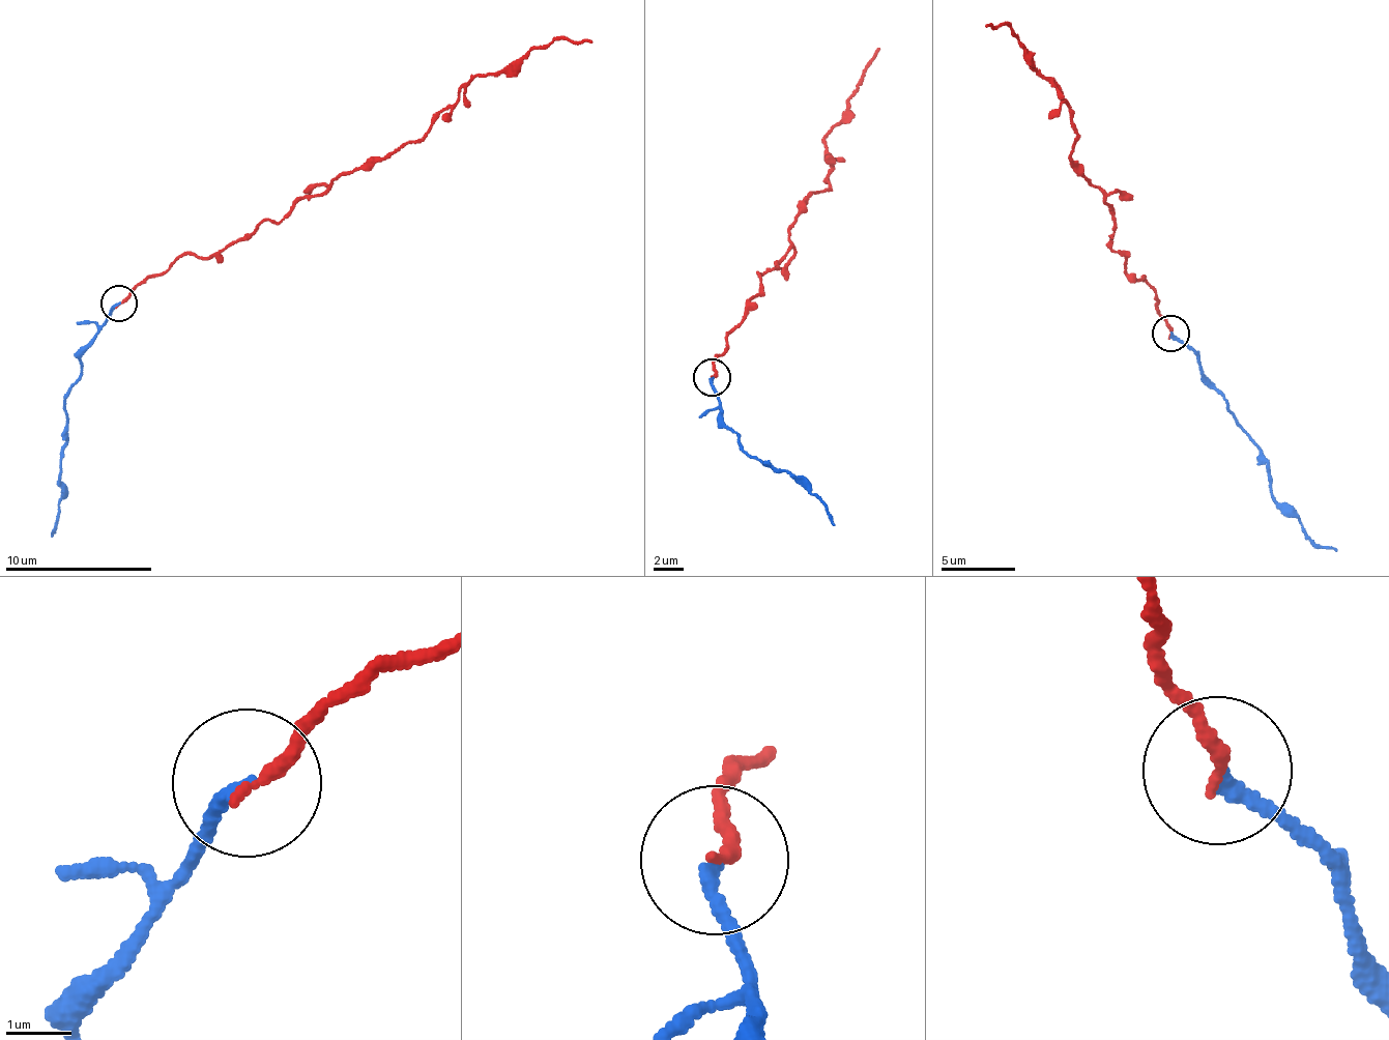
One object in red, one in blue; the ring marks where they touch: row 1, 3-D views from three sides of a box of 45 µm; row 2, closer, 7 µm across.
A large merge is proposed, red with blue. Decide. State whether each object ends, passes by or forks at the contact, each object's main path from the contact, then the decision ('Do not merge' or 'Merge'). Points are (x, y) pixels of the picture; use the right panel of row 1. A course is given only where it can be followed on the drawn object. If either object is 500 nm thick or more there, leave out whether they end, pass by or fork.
At the ring red ends. At the ring blue ends. Course of red: (1172, 334), (1154, 289), (1129, 280), (1100, 191), (1073, 165), (1068, 103), (1008, 28), (987, 25). Course of blue: (1172, 334), (1198, 363), (1207, 383), (1226, 406), (1268, 470), (1270, 496), (1296, 518), (1318, 545), (1337, 552). Merge

